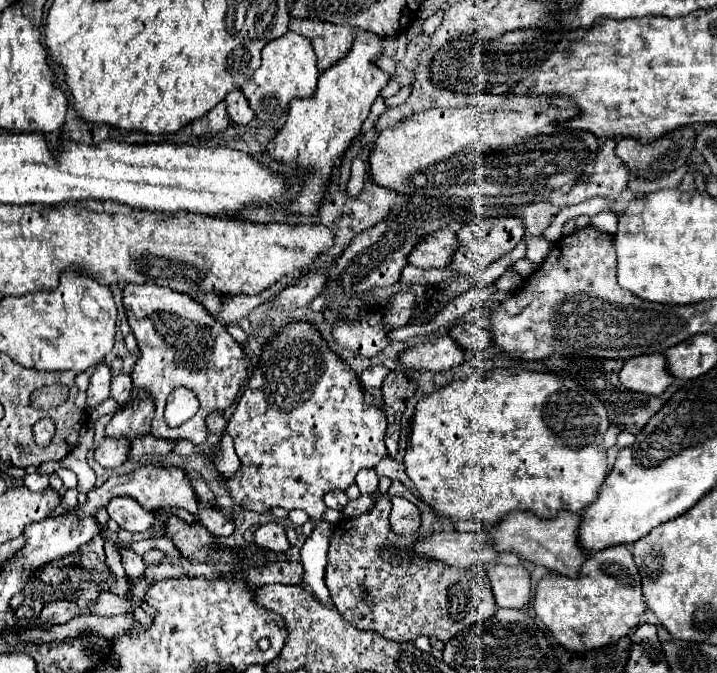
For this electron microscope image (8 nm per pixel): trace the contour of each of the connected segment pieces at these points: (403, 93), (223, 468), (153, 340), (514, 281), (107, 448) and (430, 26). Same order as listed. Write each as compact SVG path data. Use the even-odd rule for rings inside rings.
M406 85L406 87L402 87L396 95L386 99L387 107L396 107L404 103L406 99L408 99L408 93L412 91L412 85Z
M224 433L222 439L220 439L220 453L218 453L218 457L220 457L220 461L216 461L218 463L218 471L226 479L232 479L232 477L236 477L240 473L242 463L238 459L236 451L234 451L234 443L232 443L232 437L228 433Z
M126 285L124 307L126 307L128 323L132 327L132 333L138 341L138 349L140 349L140 359L132 371L132 381L134 381L132 399L138 397L140 393L144 393L154 403L154 419L150 425L150 433L154 437L162 437L162 439L178 439L180 437L180 439L190 439L196 445L206 443L208 433L206 433L202 417L206 417L214 409L228 409L238 397L238 385L242 385L248 379L250 363L248 363L248 357L242 351L240 343L228 333L226 325L220 323L218 319L214 319L198 301L194 301L192 297L186 297L182 293L174 293L172 289L166 289L160 285ZM180 385L186 385L196 393L196 397L200 401L200 409L190 421L182 423L176 429L170 429L166 425L166 421L162 419L162 411L166 405L168 391L172 391L174 387L180 387Z
M508 267L504 271L504 275L500 275L500 279L496 281L496 287L502 291L514 291L514 289L518 289L518 285L522 285L522 281L524 281L524 277L520 277L514 271L514 267Z
M104 439L94 451L94 459L104 469L114 469L114 467L120 467L128 459L128 451L130 451L130 441Z
M439 10L433 16L426 19L422 25L421 35L426 34L426 33L432 34L440 26L440 24L442 22L443 15L444 15L444 11Z

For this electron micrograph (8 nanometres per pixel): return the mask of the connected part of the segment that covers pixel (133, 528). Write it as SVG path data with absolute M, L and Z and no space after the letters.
M116 497L114 501L108 503L106 509L108 509L110 519L114 519L122 529L130 533L146 531L154 523L154 515L142 509L138 501L134 501L132 497Z

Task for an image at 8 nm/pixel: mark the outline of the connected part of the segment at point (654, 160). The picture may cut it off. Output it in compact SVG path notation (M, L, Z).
M682 127L666 137L660 137L652 143L642 143L638 139L632 139L632 137L624 137L616 143L616 155L622 159L622 163L626 165L626 169L638 177L638 179L648 179L648 181L654 181L658 177L664 177L672 171L676 171L680 165L684 165L684 161L688 159L690 151L694 149L694 137L696 137L696 131L694 127Z

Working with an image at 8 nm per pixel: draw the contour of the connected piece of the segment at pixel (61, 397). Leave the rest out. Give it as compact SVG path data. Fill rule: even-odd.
M52 385L52 387L42 387L42 389L34 391L30 401L32 401L32 405L36 405L36 409L48 411L48 409L62 405L66 401L66 397L68 397L68 387Z

